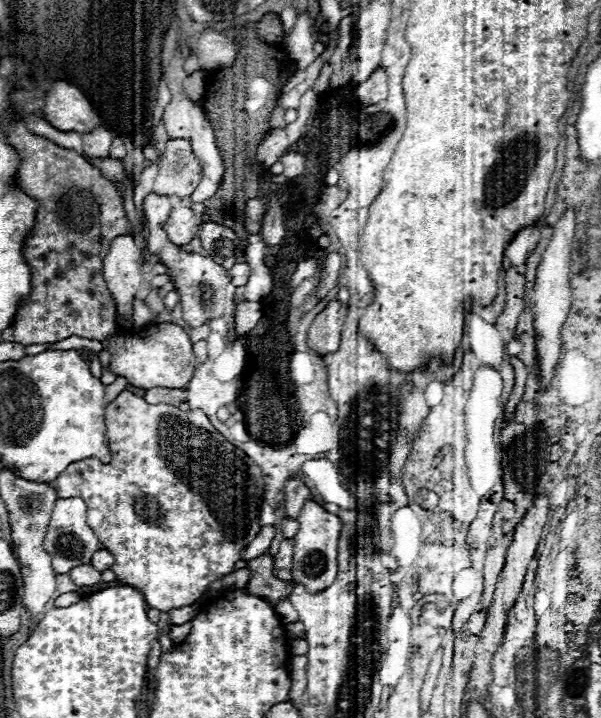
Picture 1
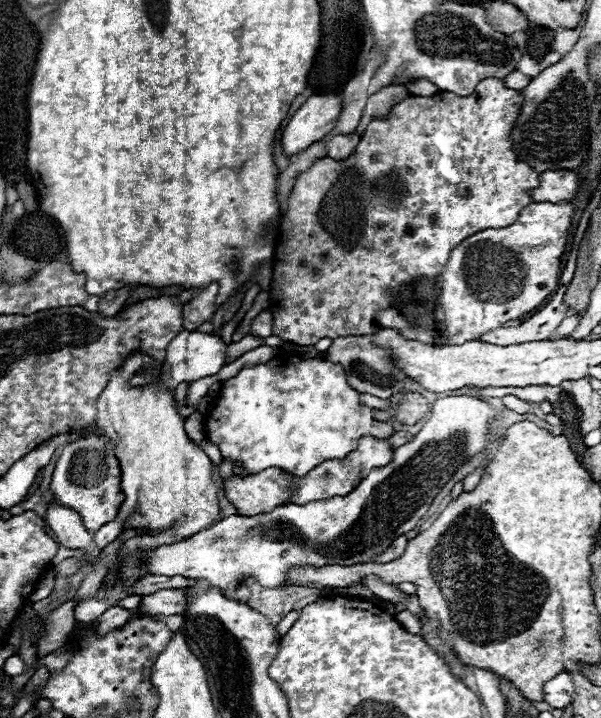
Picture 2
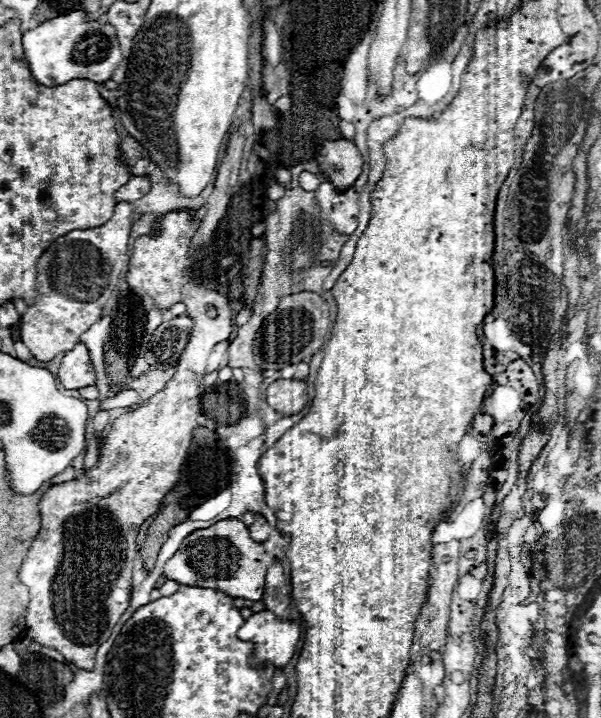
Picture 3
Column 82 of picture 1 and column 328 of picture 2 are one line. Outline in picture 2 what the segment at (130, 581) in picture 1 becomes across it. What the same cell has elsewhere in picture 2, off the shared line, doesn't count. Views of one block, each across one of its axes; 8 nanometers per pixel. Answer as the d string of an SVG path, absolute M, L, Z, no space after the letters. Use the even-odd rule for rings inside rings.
M362 436L362 440L358 440L358 448L354 452L350 452L350 456L346 456L344 460L326 460L302 478L292 476L294 494L290 496L290 500L286 504L308 504L308 502L316 502L316 500L328 500L334 496L348 496L370 474L372 468L382 468L382 466L390 464L392 454L394 454L394 450L388 444L388 438Z

